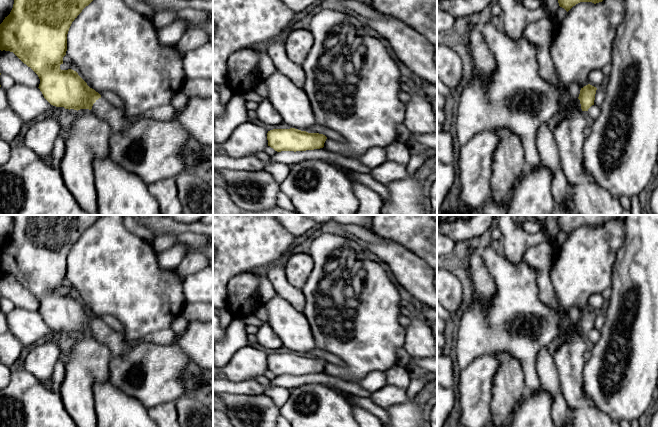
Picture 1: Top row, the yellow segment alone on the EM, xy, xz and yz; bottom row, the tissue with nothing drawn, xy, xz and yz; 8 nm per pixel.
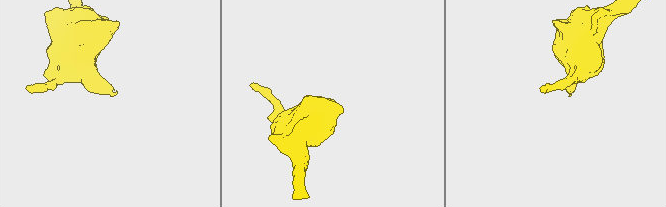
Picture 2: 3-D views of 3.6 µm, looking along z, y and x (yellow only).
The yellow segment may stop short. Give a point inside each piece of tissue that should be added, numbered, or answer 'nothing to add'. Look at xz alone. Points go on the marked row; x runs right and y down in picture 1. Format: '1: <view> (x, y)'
nothing to add

